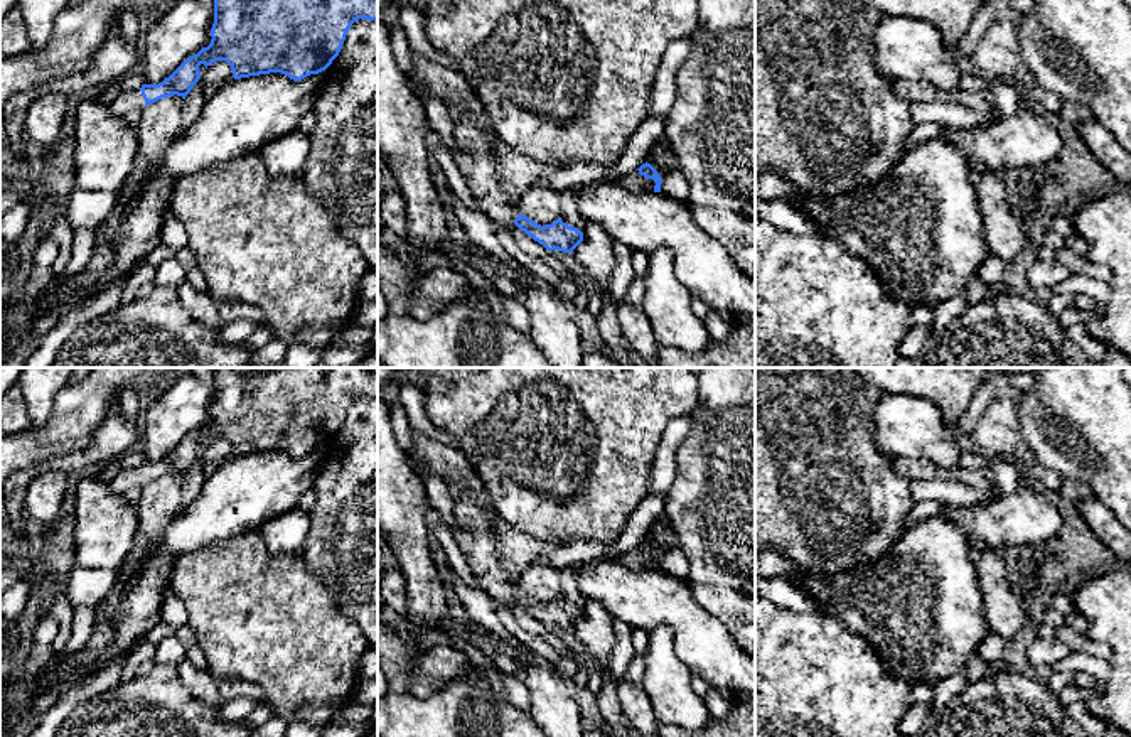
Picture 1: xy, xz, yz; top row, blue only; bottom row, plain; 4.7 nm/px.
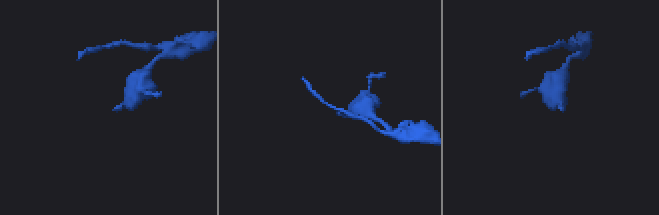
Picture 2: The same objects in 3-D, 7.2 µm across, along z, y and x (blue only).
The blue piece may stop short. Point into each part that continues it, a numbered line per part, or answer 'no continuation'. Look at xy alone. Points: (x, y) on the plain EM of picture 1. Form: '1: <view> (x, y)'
1: xy (130, 478)

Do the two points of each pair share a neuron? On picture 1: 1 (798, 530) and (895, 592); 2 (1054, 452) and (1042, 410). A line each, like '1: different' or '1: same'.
1: different
2: same

